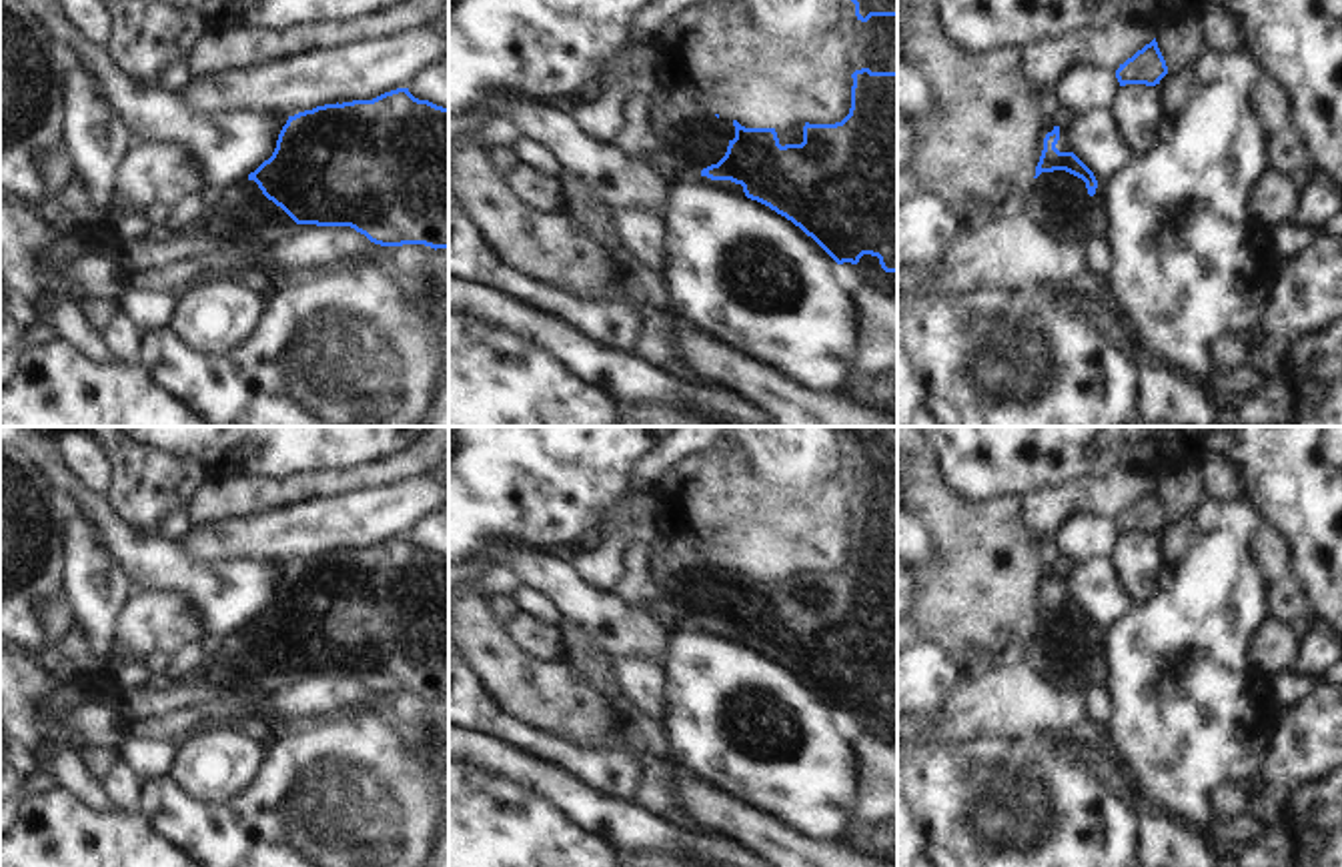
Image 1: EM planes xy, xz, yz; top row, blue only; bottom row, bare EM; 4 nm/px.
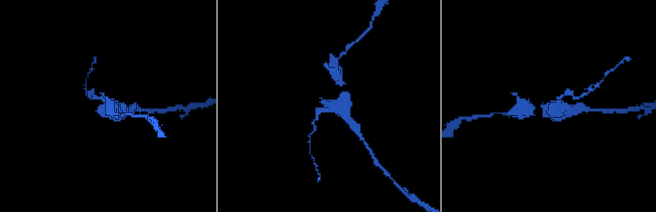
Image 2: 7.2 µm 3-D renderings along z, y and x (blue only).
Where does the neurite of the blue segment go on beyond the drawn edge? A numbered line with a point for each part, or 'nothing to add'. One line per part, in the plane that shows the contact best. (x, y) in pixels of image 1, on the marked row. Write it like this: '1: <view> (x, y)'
1: yz (1056, 203)

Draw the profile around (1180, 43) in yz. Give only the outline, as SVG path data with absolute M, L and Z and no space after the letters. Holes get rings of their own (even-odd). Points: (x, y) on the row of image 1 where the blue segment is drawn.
M1186 16L1156 32L1158 48L1166 60L1168 72L1180 70L1196 60L1204 50L1204 26L1198 18Z

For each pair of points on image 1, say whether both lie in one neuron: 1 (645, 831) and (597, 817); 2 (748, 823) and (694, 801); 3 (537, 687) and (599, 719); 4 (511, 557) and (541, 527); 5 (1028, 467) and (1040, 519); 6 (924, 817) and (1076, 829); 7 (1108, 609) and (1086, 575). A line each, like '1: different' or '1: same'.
1: same
2: same
3: same
4: different
5: different
6: same
7: same

